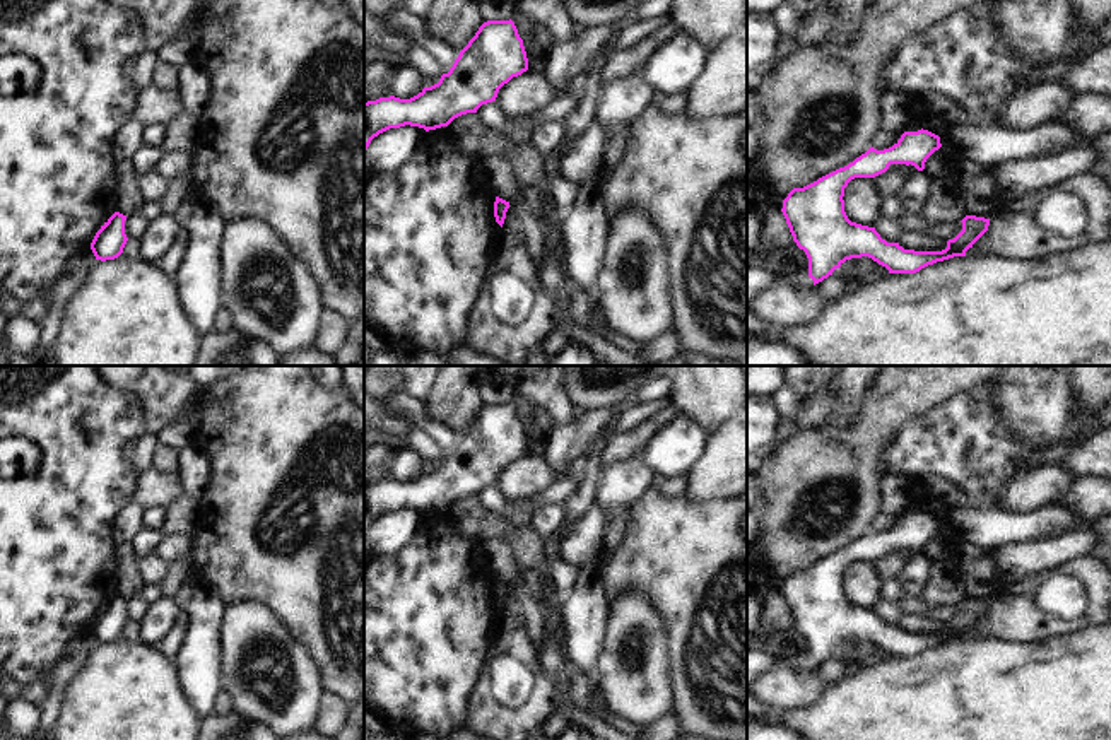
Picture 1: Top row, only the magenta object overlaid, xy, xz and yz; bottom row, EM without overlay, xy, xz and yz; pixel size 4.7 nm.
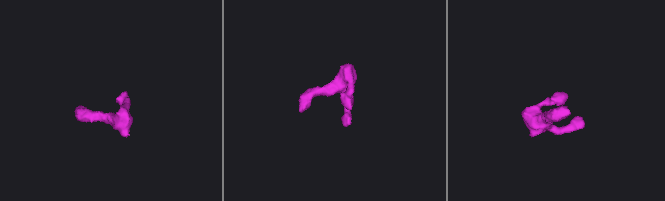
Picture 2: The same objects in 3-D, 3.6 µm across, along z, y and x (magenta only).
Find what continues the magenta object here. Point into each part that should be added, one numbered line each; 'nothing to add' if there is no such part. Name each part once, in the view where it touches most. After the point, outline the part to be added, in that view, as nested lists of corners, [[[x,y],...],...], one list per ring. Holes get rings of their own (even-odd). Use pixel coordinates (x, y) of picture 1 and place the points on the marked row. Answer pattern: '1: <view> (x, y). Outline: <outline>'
1: yz (802, 279). Outline: [[[774,273],[776,284],[788,284],[795,287],[814,287],[814,280],[808,273]]]

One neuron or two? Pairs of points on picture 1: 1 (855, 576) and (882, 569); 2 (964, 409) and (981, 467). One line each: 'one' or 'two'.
1: two
2: one

